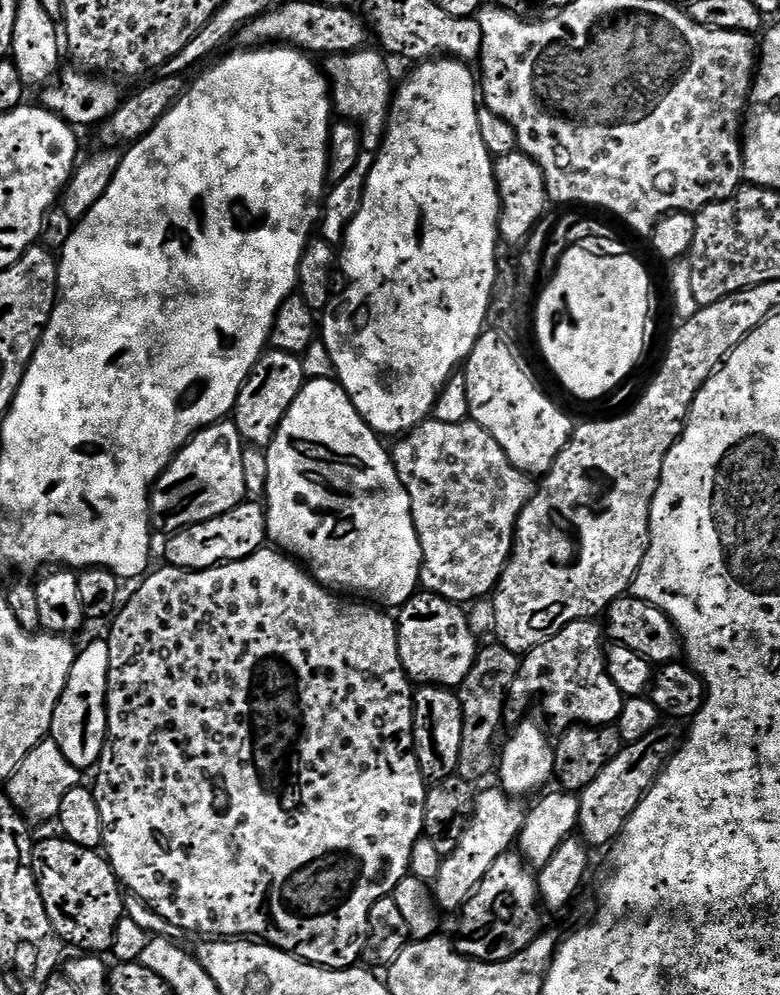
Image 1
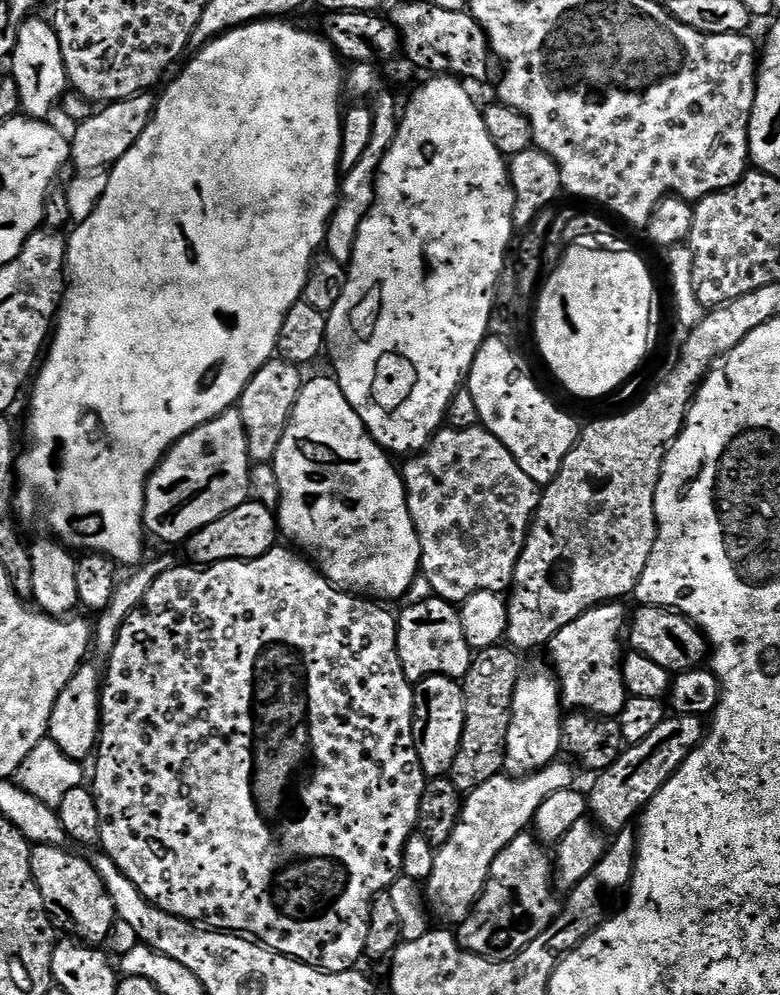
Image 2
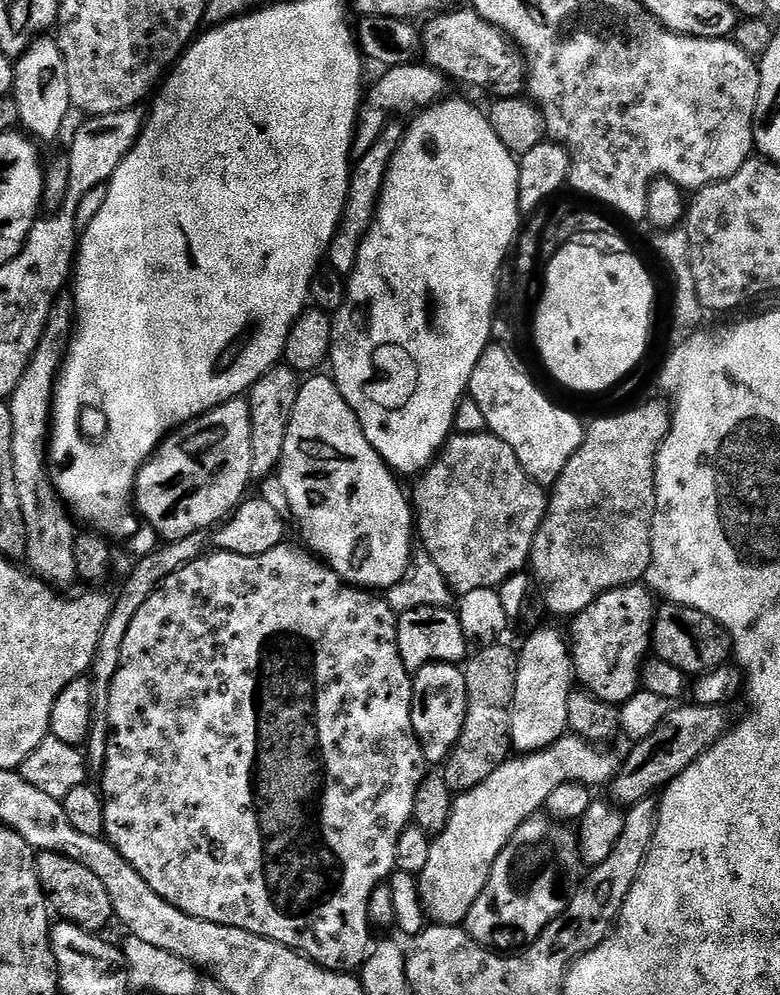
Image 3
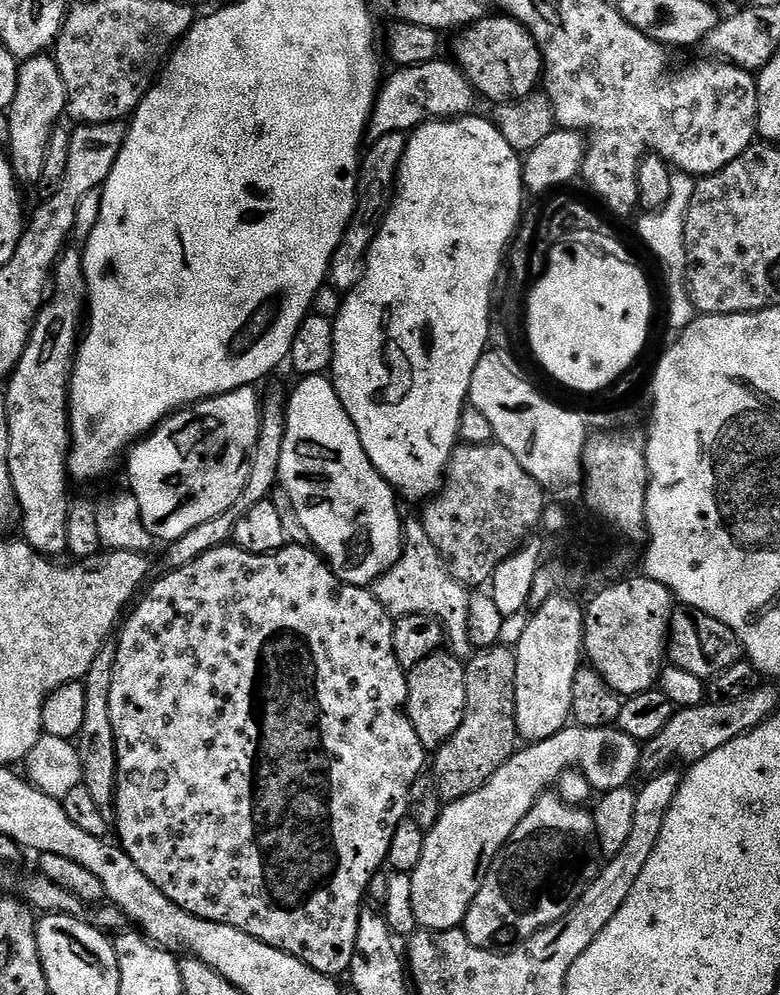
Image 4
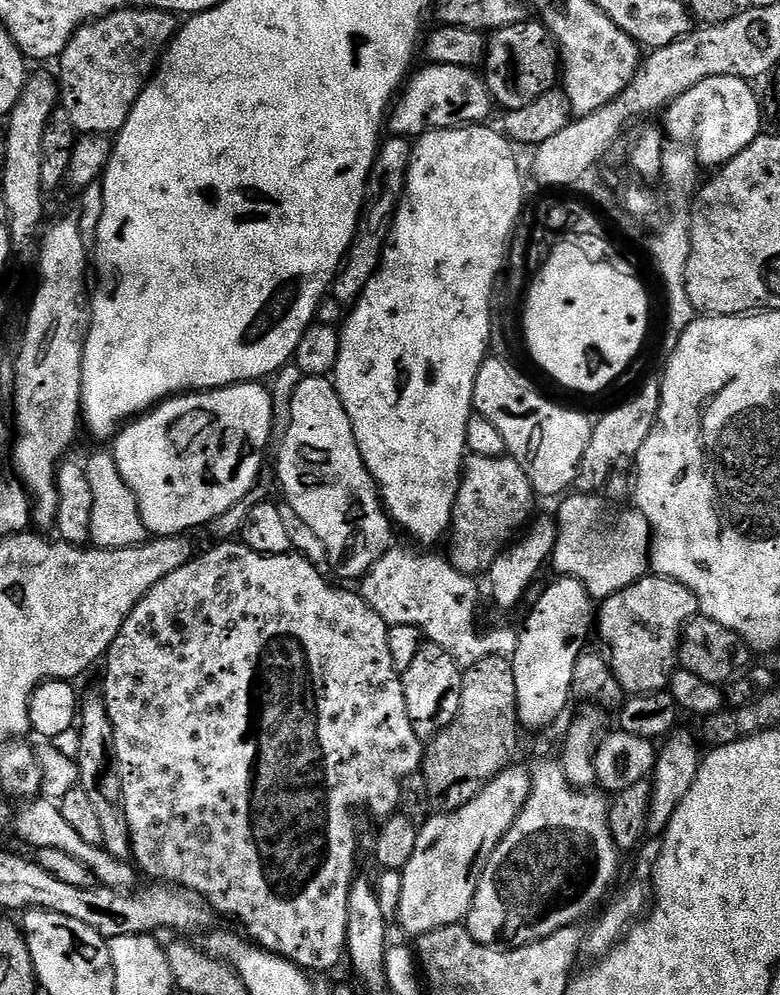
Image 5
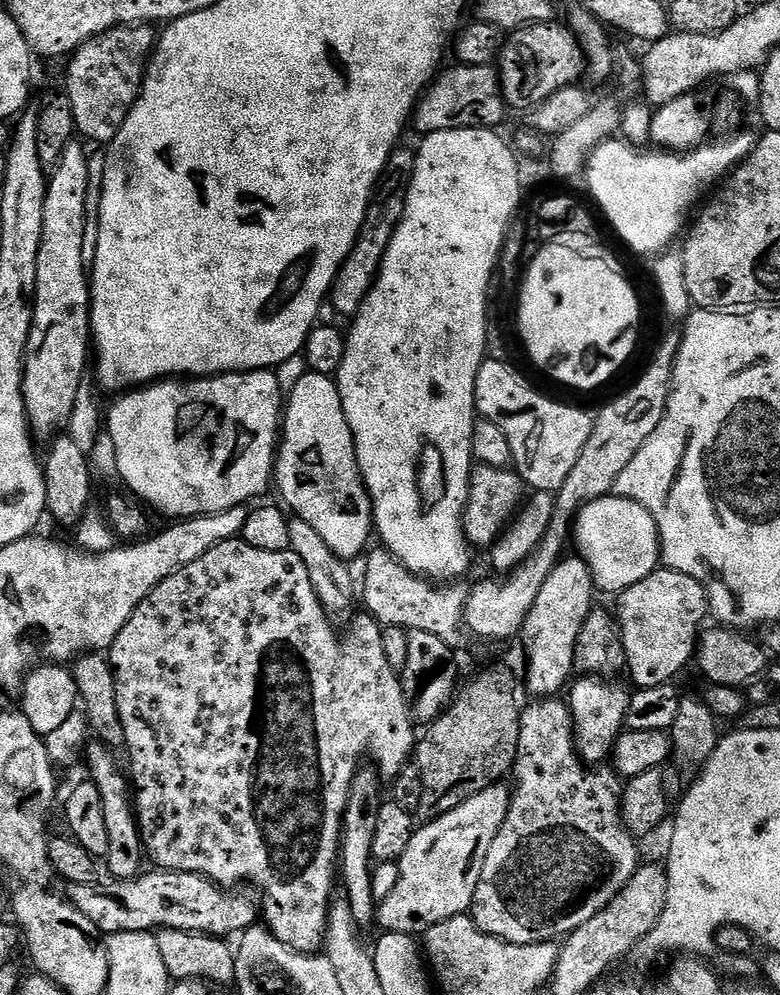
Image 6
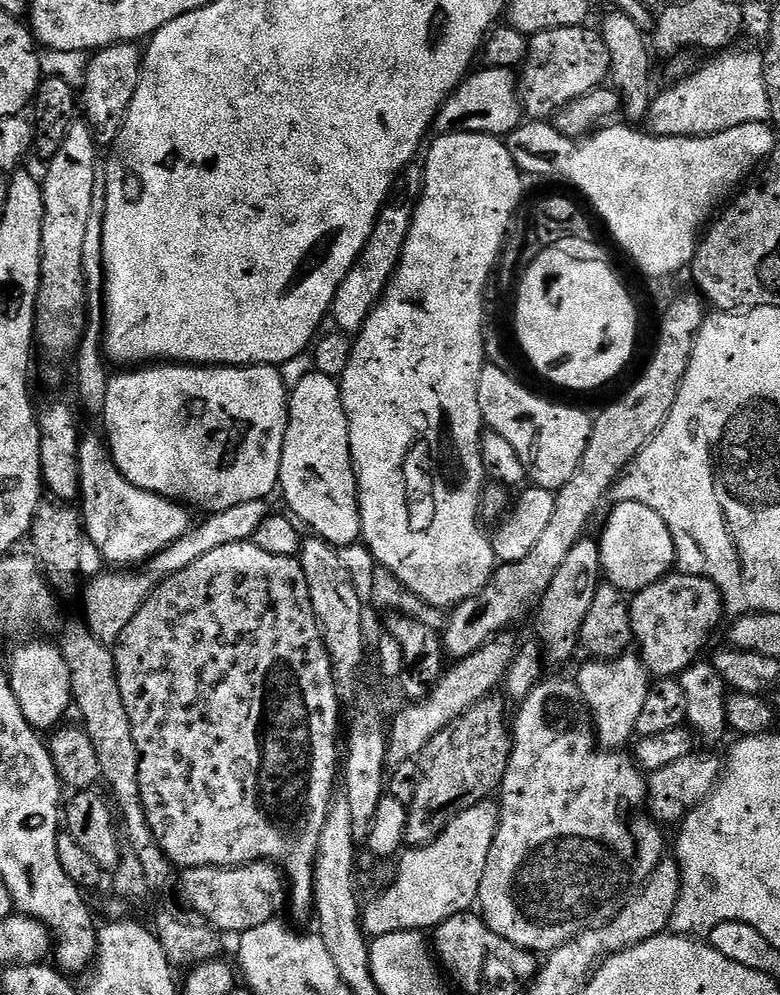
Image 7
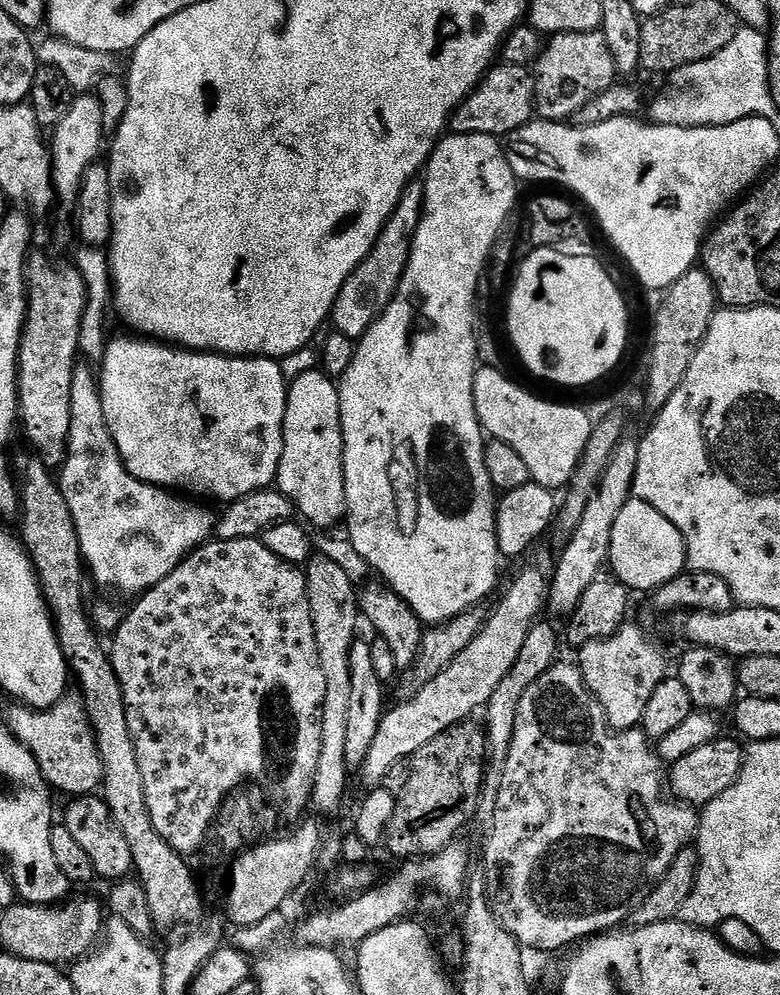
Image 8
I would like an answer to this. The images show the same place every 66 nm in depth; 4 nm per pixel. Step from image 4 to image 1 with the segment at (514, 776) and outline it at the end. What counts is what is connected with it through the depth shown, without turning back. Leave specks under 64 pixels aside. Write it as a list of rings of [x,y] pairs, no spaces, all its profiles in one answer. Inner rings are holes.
[[[493,786],[477,795],[476,814],[468,821],[468,827],[464,829],[456,849],[445,855],[442,870],[438,870],[438,878],[434,881],[437,905],[445,913],[459,913],[482,882],[482,878],[486,878],[486,870],[490,870],[498,857],[517,843],[525,815],[525,805],[519,799],[508,796],[499,787]]]

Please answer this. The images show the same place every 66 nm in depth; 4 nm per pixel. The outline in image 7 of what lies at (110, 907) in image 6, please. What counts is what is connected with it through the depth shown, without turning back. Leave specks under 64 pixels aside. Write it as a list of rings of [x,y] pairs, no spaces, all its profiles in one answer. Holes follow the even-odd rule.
[[[257,862],[239,864],[236,868],[185,868],[179,875],[181,898],[217,933],[239,934],[254,930],[254,926],[262,926],[262,922],[270,922],[277,915],[282,872],[274,864]]]

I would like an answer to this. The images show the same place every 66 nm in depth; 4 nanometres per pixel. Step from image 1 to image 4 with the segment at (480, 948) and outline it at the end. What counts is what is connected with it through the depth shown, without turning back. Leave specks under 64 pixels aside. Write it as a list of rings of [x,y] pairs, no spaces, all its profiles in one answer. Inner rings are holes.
[[[555,794],[541,796],[530,810],[530,814],[526,814],[522,822],[518,822],[514,834],[510,834],[510,838],[488,868],[482,886],[466,914],[462,931],[468,935],[470,942],[474,942],[474,946],[479,948],[508,950],[524,943],[546,926],[558,922],[558,918],[565,916],[578,902],[578,898],[596,877],[596,856],[598,857],[598,841],[591,811],[567,804]]]

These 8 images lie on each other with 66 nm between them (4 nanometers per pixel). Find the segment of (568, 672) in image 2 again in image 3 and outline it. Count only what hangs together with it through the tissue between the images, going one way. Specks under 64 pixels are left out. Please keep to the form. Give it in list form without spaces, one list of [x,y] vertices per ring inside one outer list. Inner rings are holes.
[[[643,583],[627,584],[621,588],[602,594],[586,610],[582,610],[571,621],[570,647],[572,649],[572,666],[574,676],[582,683],[583,691],[593,692],[602,702],[624,704],[642,688],[642,672],[644,661],[650,652],[652,643],[652,622],[656,618],[658,604],[653,593]]]

